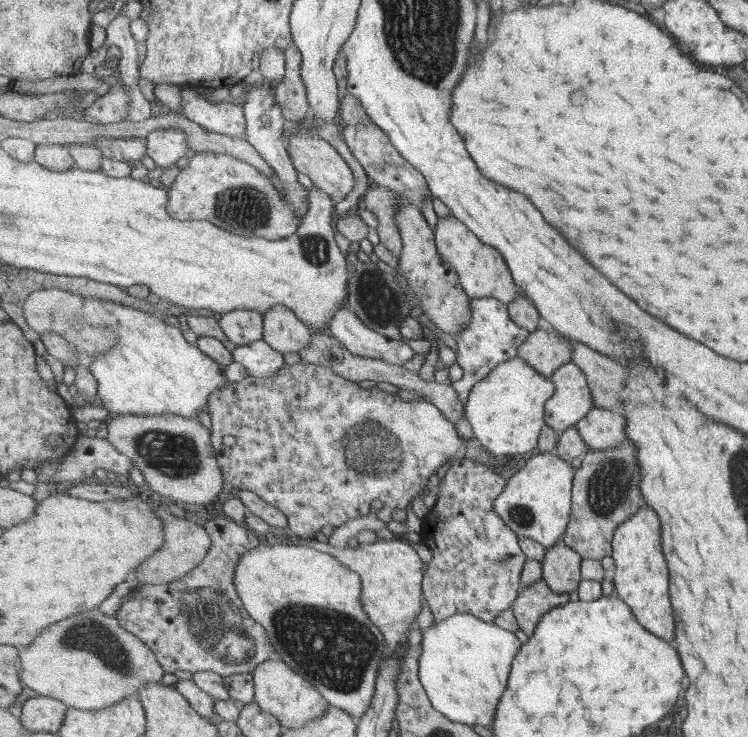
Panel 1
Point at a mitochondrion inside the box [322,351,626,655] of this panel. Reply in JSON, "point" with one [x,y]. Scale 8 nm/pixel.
{"point":[370,444]}

